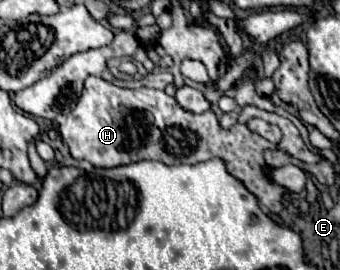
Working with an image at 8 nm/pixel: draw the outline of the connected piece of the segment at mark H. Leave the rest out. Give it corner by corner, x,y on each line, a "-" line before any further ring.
88,76
76,108
58,126
58,132
72,158
88,160
98,168
114,168
140,160
196,164
210,158
222,158
226,160
232,176
242,180
244,186
258,196
262,210
270,214
280,214
282,210
282,196
286,188
268,176
270,168
264,162
264,150
268,150
270,142
248,128
238,130
236,124
224,130
212,110
202,114
188,112
164,90
144,86
136,90
120,88
98,76

